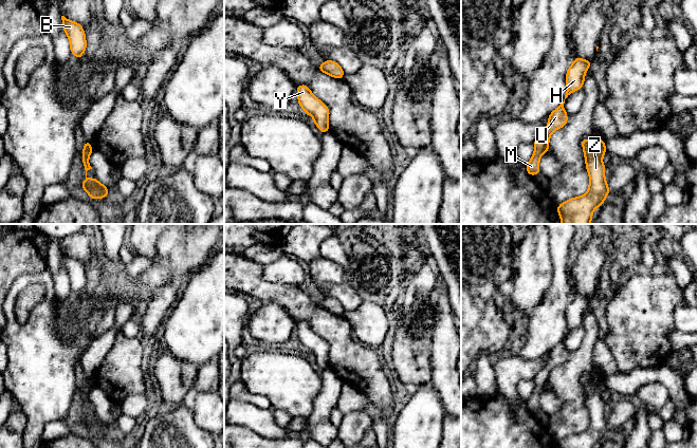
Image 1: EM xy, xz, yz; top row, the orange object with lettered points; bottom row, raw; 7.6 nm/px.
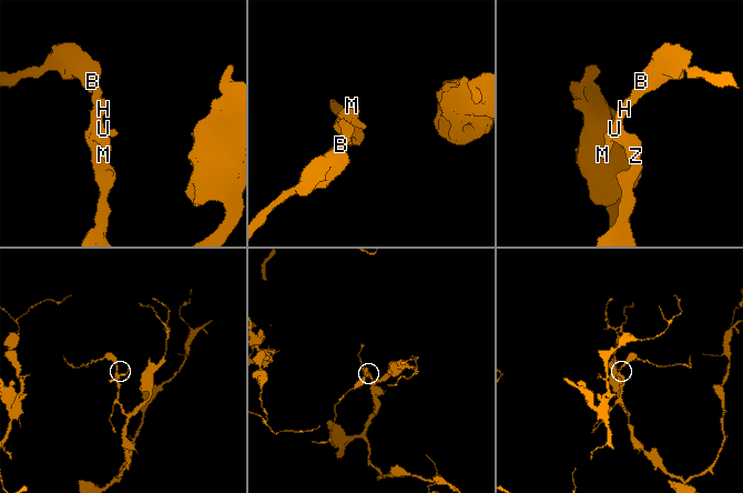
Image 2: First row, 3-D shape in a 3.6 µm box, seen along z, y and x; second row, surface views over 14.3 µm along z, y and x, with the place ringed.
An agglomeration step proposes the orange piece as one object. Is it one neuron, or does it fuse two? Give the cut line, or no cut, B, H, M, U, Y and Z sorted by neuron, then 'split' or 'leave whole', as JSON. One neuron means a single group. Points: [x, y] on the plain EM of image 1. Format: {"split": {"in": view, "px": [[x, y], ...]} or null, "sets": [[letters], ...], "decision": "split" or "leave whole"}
{"split": null, "sets": [["B", "H", "M", "U", "Y", "Z"]], "decision": "leave whole"}

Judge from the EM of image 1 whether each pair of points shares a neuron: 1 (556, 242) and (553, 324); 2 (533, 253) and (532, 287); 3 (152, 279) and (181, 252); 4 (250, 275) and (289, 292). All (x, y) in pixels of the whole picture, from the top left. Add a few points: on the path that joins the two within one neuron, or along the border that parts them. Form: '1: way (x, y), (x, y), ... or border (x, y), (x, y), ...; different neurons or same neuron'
1: way (559, 262), (561, 298), (554, 304); same neuron
2: way (533, 261), (532, 279); same neuron
3: way (160, 273), (173, 259); same neuron
4: way (259, 284), (268, 292), (279, 292); same neuron

